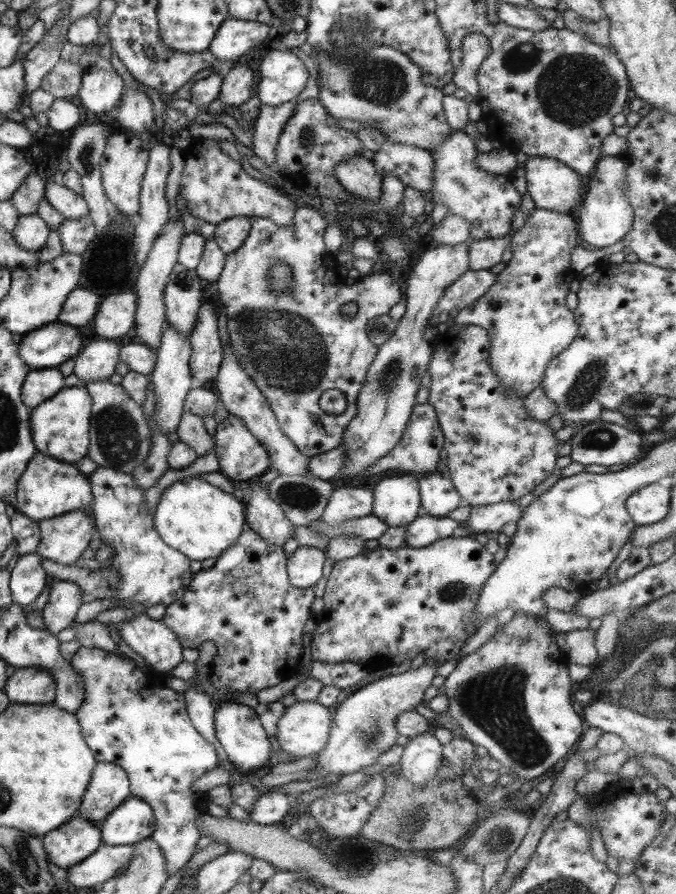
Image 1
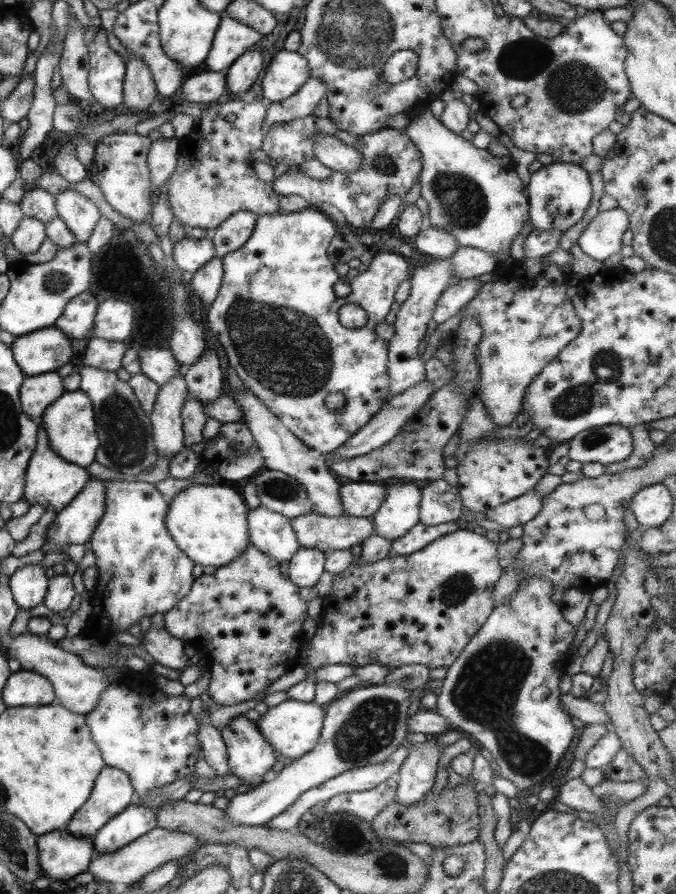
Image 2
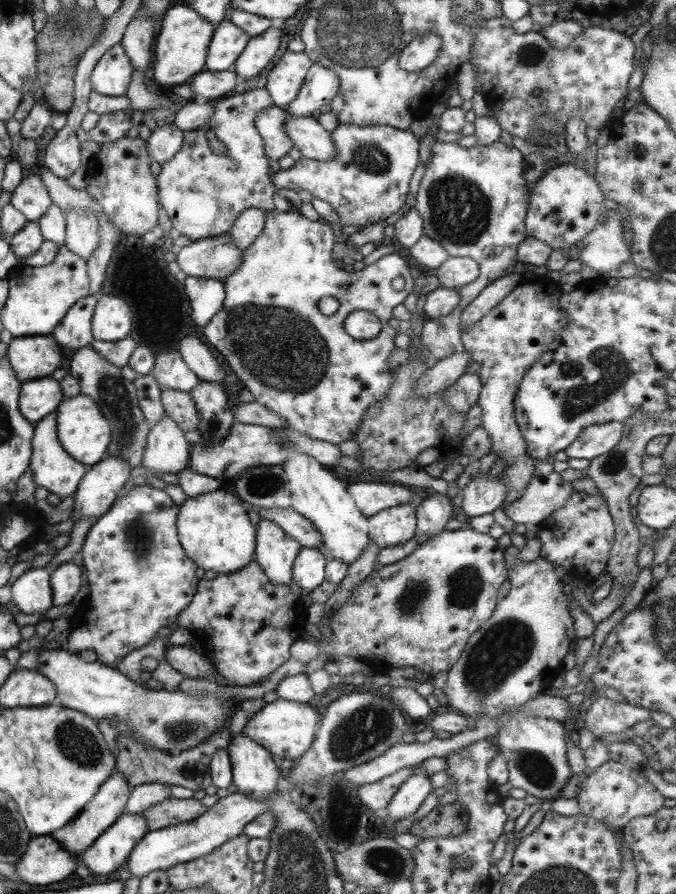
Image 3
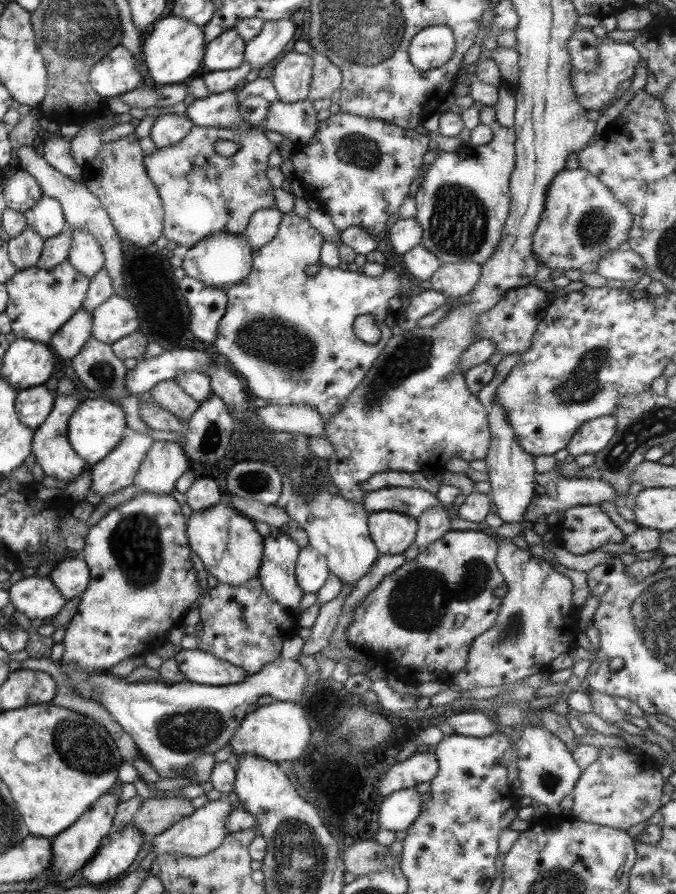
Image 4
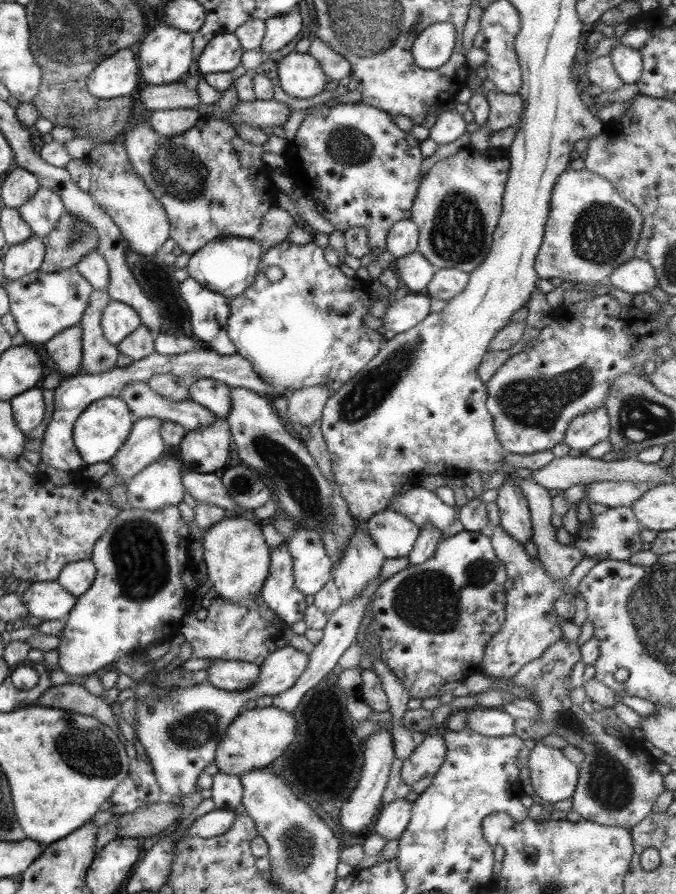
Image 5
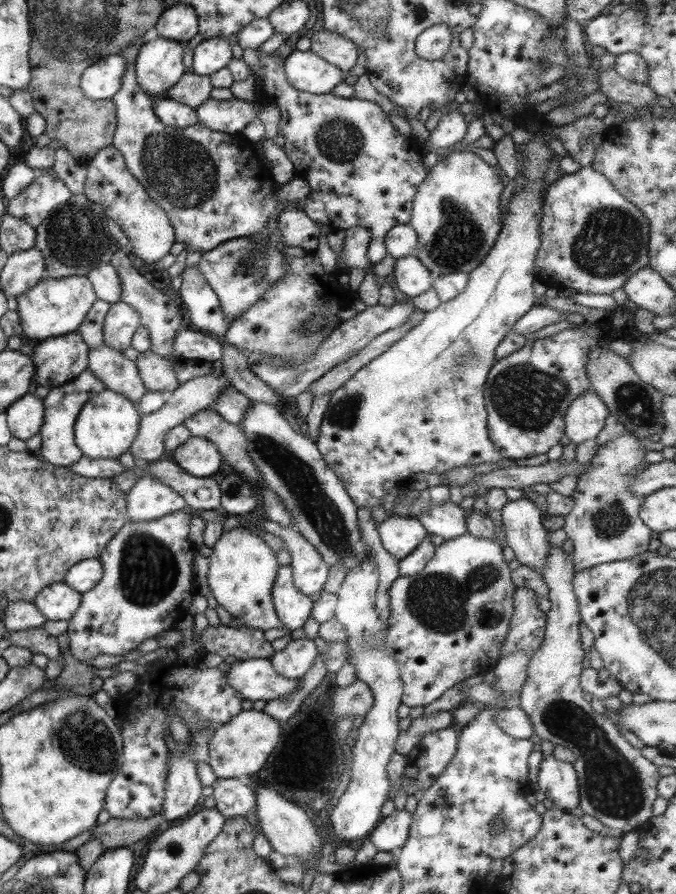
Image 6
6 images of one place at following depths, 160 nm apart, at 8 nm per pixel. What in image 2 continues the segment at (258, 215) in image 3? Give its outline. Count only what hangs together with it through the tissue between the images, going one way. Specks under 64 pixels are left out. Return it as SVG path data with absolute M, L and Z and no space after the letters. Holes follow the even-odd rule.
M243 210L235 212L232 216L227 217L219 226L216 226L210 233L209 238L214 248L214 255L222 258L241 248L256 223L257 215Z

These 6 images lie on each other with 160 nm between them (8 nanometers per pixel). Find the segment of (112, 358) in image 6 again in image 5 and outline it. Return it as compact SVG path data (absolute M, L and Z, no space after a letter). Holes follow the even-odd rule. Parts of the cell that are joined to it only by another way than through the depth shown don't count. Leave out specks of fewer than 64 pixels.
M130 382L119 398L127 405L133 421L141 418L157 418L183 427L185 431L204 427L215 420L215 416L200 404L189 399L173 402L153 392L146 382Z

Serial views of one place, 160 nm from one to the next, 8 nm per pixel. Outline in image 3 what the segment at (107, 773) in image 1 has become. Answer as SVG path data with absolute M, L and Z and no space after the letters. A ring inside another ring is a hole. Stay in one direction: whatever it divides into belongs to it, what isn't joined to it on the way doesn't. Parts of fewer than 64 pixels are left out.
M115 770L109 773L109 776L103 781L93 799L84 804L84 807L77 813L69 824L54 830L50 835L57 841L67 852L79 856L86 848L93 844L93 841L99 836L110 824L113 824L119 816L123 814L126 808L126 802L129 798L131 787L124 779L124 776Z

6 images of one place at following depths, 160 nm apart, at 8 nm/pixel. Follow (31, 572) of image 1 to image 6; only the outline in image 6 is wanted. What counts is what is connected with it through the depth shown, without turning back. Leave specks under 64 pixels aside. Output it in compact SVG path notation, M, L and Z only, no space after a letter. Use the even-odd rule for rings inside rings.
M56 582L41 588L31 601L43 619L69 621L79 607L80 596L69 585Z

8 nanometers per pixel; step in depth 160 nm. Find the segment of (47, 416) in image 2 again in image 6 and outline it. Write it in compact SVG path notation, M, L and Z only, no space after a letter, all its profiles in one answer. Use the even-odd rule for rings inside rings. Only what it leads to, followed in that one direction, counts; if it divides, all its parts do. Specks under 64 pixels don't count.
M103 389L81 406L74 424L74 441L87 458L117 458L135 438L140 417L134 403L120 393Z

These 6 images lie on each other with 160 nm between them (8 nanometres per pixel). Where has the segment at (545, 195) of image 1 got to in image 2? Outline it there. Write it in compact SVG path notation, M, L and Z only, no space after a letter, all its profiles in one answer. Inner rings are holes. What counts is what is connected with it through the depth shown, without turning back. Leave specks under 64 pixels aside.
M568 163L547 164L530 175L527 185L528 218L533 229L553 229L564 232L583 216L591 202L591 185L588 173L579 165Z

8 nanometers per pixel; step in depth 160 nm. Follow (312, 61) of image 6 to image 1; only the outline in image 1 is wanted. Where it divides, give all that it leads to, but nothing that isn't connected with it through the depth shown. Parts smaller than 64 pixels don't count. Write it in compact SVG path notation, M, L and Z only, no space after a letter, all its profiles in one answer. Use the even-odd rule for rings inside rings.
M287 49L269 51L259 64L257 94L262 105L281 106L293 101L307 82L307 70Z

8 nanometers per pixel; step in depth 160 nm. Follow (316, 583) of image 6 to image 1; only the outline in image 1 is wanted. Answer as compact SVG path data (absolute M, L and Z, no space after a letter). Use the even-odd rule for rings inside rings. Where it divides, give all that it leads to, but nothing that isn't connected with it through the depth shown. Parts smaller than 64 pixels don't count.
M312 546L297 547L288 557L286 573L289 584L295 588L310 590L311 586L321 578L321 565L325 552Z

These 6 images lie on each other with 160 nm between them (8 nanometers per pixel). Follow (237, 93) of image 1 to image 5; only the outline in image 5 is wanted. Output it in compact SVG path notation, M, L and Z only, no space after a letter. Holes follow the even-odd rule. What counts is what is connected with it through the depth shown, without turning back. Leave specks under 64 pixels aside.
M296 9L291 13L265 19L264 35L257 49L266 59L267 56L275 54L276 50L291 42L299 30L301 30L301 17Z

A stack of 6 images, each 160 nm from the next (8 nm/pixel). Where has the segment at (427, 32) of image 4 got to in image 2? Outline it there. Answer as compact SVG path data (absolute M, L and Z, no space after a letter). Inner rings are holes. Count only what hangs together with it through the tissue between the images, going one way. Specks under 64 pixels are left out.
M406 48L393 52L383 63L380 72L380 88L403 83L416 73L417 55Z

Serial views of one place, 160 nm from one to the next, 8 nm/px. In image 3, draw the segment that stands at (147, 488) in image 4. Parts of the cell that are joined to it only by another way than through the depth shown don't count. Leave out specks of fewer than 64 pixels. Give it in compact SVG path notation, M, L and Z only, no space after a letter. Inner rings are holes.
M163 414L163 418L150 427L150 431L146 436L146 445L140 466L147 468L151 476L156 478L159 478L158 476L161 473L177 474L187 467L192 444L185 440L183 433L177 423L173 422L166 414Z

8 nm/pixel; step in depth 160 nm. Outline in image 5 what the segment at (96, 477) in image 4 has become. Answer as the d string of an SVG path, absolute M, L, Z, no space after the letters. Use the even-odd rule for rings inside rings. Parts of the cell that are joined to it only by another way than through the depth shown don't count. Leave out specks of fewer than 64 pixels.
M141 418L134 421L119 450L108 460L110 472L127 483L132 476L157 460L165 450L161 447L161 421L157 418Z

